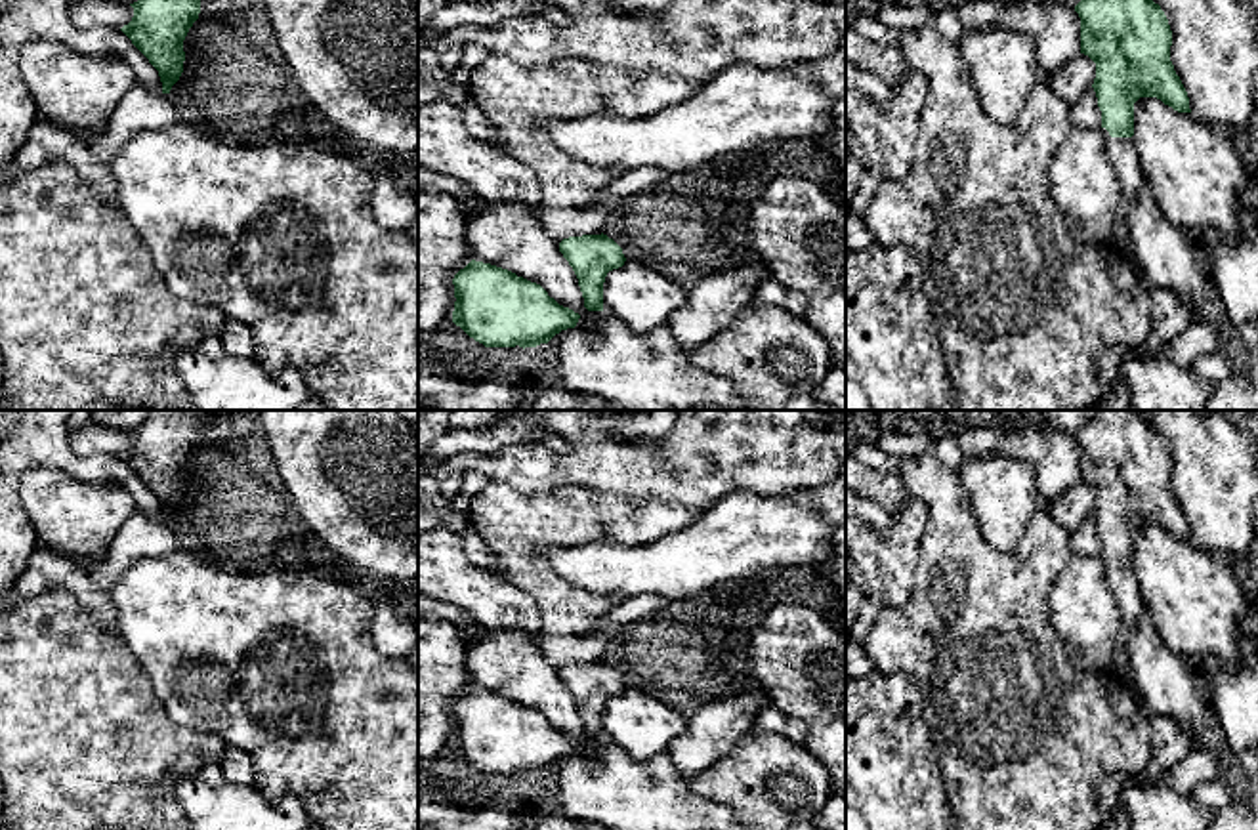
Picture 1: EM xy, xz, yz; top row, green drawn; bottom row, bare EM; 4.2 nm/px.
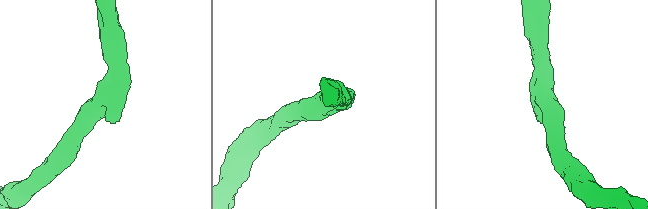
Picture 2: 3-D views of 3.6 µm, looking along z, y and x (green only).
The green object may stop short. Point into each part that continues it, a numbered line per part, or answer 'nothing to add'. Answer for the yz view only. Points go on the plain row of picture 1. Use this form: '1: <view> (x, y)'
1: yz (1121, 580)

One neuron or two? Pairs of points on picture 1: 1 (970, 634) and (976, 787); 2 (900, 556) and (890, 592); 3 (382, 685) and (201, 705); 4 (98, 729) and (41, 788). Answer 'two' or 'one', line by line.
1: one
2: one
3: one
4: one

